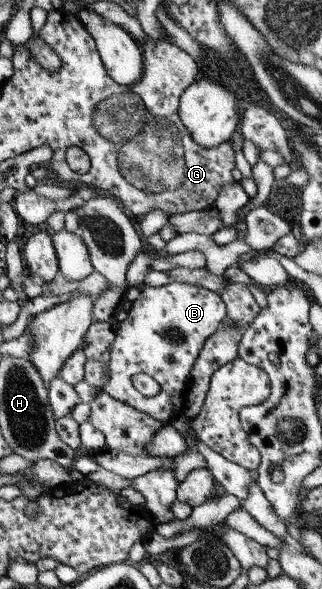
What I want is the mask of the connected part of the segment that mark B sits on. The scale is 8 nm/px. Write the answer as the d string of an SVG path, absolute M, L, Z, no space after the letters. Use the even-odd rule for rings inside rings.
M170 282L151 287L146 284L126 287L121 301L112 313L114 338L105 352L108 365L108 381L102 385L102 390L116 400L128 403L140 412L150 415L163 425L169 423L173 415L181 413L187 389L188 373L198 357L203 342L221 325L226 317L226 307L221 298L205 288ZM137 373L145 373L159 384L159 392L151 397L143 396L131 384L131 377Z

